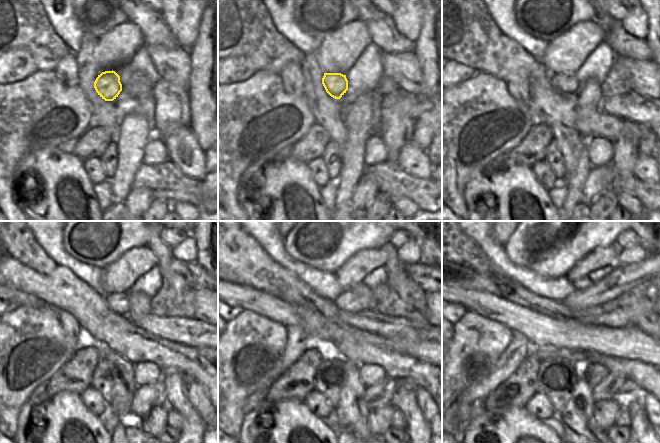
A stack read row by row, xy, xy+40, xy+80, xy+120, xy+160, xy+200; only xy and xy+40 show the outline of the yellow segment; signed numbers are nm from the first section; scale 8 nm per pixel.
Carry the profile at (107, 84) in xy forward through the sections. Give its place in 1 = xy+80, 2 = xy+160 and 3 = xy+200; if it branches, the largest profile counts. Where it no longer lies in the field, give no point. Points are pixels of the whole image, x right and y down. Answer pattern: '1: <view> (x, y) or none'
1: xy+80 (566, 83)
2: xy+160 (358, 298)
3: xy+200 (622, 278)

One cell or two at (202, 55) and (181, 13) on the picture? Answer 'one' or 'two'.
two

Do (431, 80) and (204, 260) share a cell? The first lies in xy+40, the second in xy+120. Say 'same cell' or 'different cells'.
same cell

